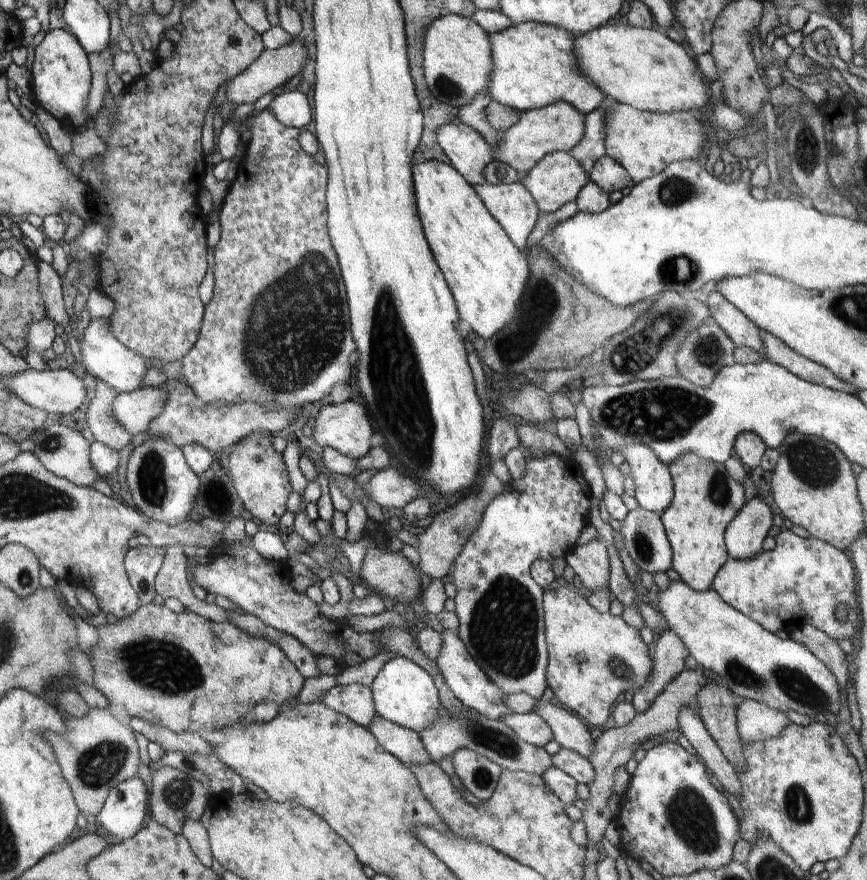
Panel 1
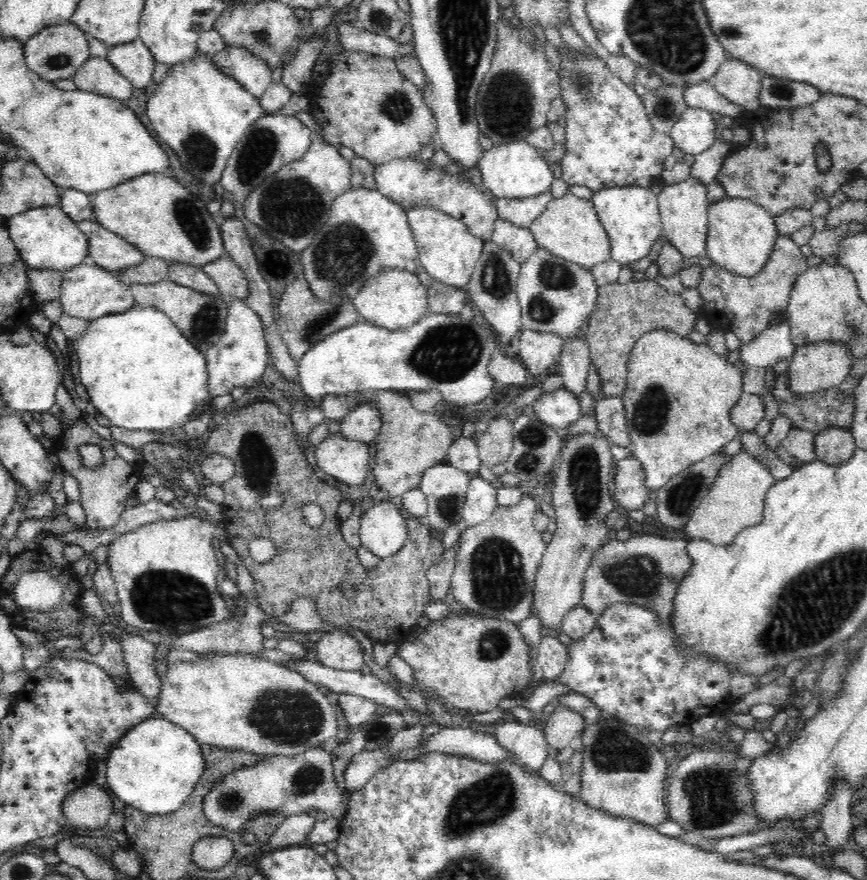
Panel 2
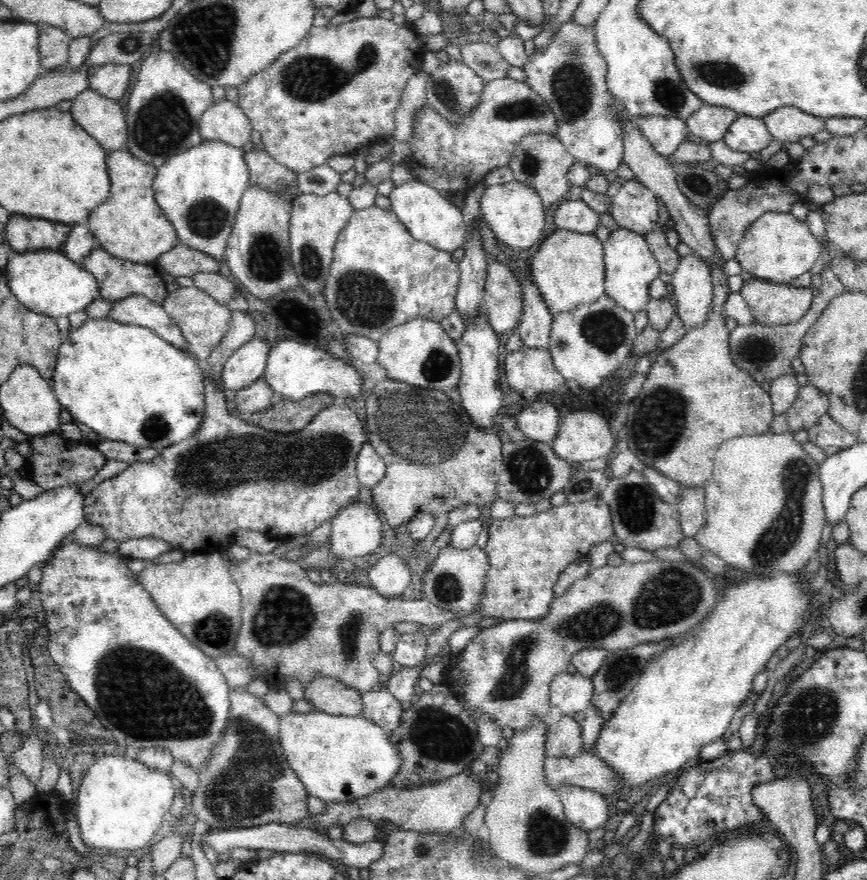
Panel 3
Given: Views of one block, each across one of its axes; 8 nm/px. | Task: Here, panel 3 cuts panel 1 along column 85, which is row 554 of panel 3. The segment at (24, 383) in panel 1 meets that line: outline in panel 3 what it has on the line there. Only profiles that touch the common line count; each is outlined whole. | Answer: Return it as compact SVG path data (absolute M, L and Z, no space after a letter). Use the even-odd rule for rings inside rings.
M397 553L382 557L368 572L370 586L391 599L402 597L410 584L410 567Z

